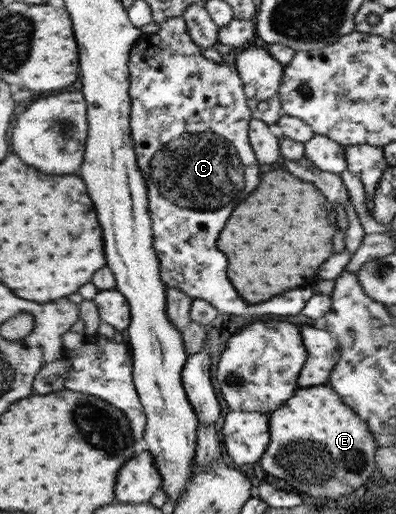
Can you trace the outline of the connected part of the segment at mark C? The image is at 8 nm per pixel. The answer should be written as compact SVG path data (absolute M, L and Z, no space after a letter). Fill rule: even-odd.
M182 16L168 18L166 21L158 23L158 31L154 34L142 33L131 51L128 66L130 71L131 135L134 137L138 164L146 176L147 188L150 193L150 211L152 221L154 221L155 251L158 253L159 261L162 265L161 275L163 282L167 287L180 288L180 291L186 292L192 299L200 299L211 303L219 313L228 313L228 315L298 315L304 309L308 299L312 297L312 289L292 289L292 291L286 291L284 295L278 295L276 299L268 299L268 303L260 303L260 305L252 307L244 299L240 299L240 295L232 287L230 279L226 277L226 255L222 251L218 251L218 247L216 247L218 233L224 229L226 219L232 215L234 207L238 203L242 203L246 199L246 195L258 187L260 175L263 174L264 170L254 155L254 150L249 142L249 126L254 115L243 90L243 80L239 75L238 68L234 69L234 65L230 67L230 65L218 65L217 62L208 61L200 53L200 48L191 38L190 33L187 31L186 20Z

